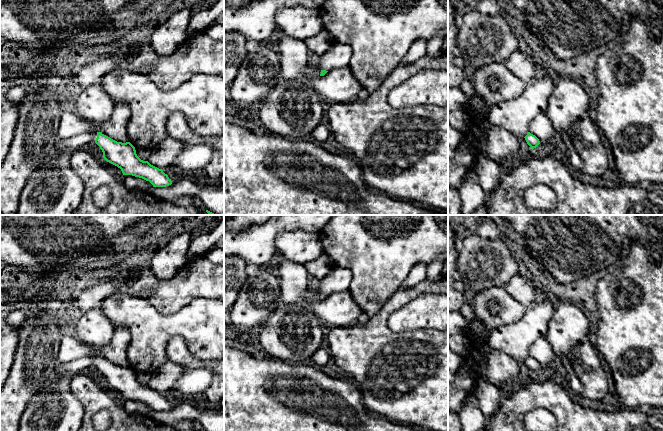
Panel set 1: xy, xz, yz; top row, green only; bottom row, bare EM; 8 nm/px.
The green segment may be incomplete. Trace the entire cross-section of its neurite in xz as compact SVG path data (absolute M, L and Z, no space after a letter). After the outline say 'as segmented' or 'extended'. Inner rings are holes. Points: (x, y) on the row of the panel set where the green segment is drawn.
M307 66L304 70L303 73L309 77L309 78L317 78L319 76L324 76L328 71L326 70L321 70L319 68L313 68Z; extended

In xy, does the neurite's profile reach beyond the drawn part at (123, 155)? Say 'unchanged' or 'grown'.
grown

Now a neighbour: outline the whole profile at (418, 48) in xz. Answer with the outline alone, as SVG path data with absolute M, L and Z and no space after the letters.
M417 40L413 42L399 64L414 63L423 57L426 54L427 42L426 40Z

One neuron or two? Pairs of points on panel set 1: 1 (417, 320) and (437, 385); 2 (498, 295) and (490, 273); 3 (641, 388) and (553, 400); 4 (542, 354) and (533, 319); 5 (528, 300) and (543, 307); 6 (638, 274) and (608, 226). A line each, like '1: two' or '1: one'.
1: two
2: two
3: two
4: two
5: two
6: two

